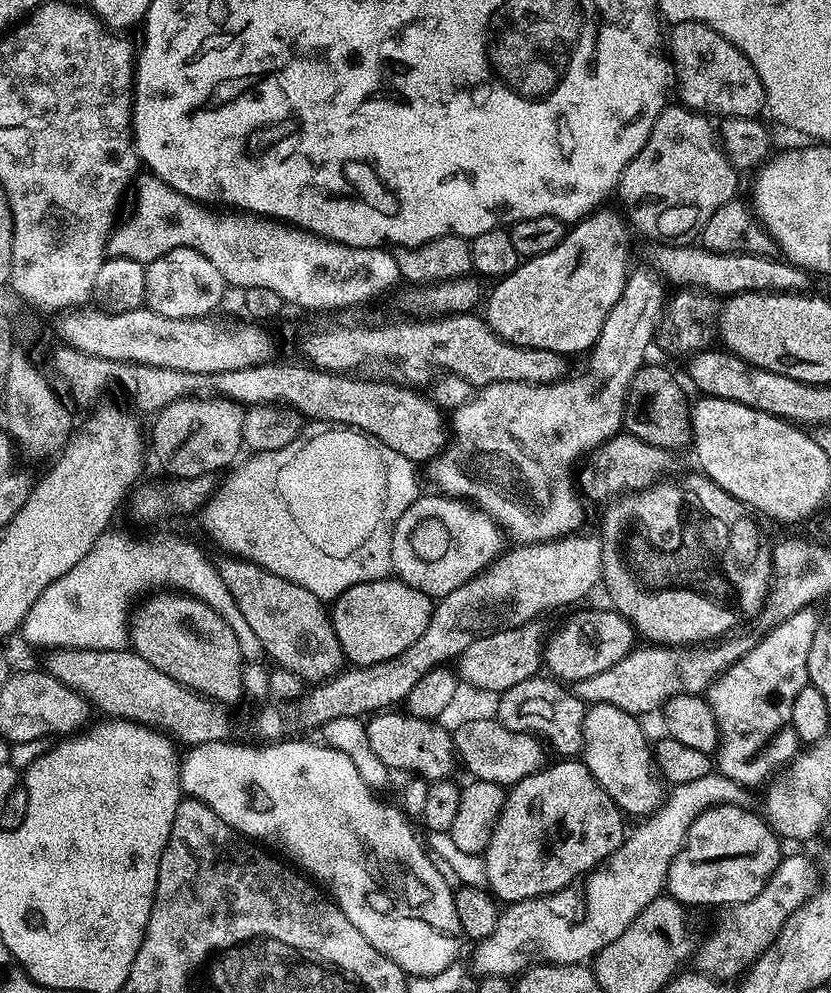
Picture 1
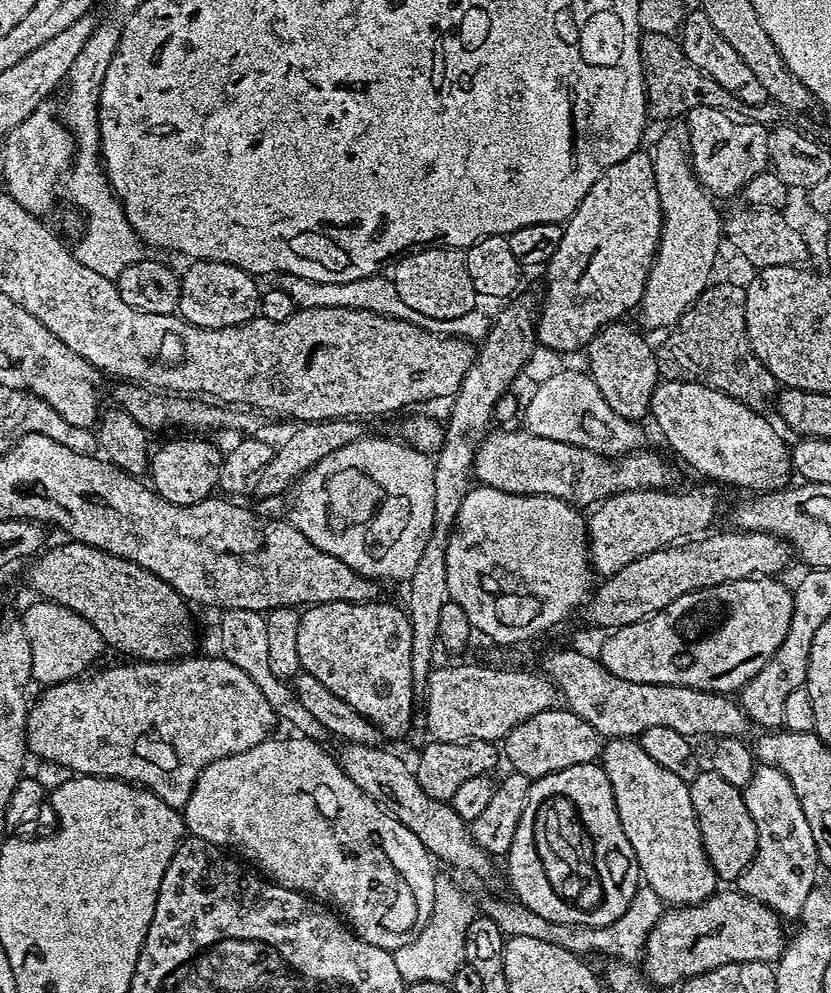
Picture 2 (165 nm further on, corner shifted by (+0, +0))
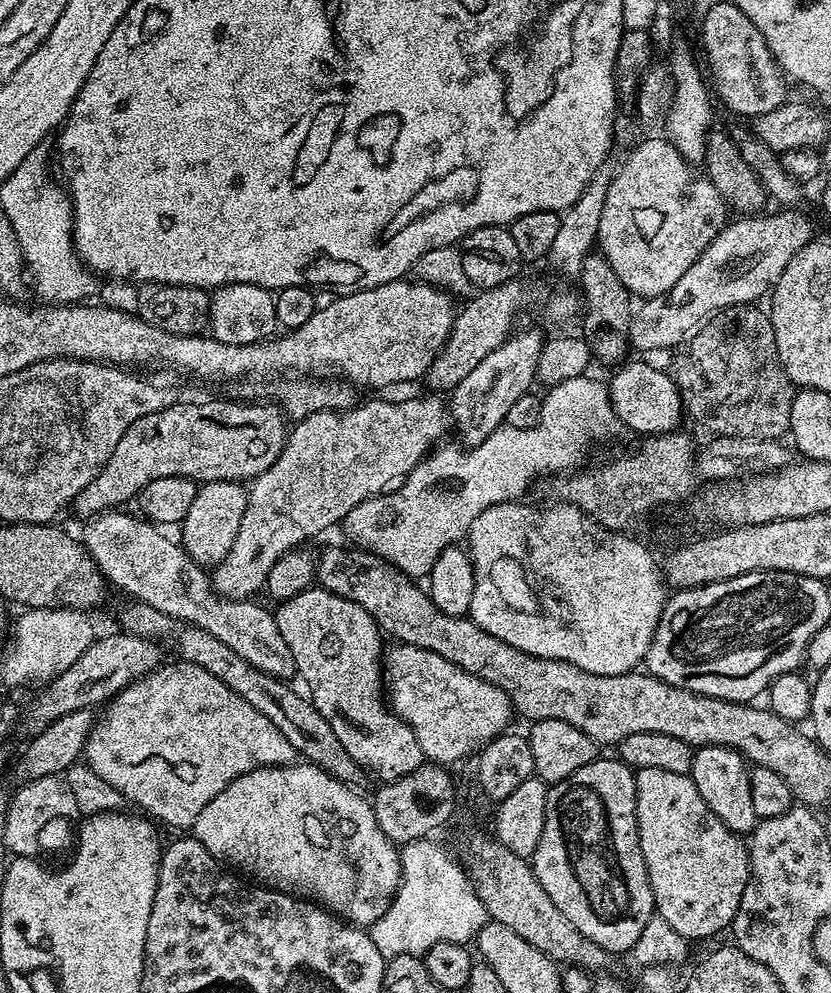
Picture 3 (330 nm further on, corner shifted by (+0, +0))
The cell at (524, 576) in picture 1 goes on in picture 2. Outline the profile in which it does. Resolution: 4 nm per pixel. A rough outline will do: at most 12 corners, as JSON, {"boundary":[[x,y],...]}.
{"boundary":[[717,485],[647,488],[599,501],[586,520],[607,578],[703,533]]}

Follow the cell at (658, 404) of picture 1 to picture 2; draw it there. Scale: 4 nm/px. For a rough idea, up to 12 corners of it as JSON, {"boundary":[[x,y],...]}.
{"boundary":[[628,322],[589,342],[587,371],[610,410],[640,422],[662,377]]}

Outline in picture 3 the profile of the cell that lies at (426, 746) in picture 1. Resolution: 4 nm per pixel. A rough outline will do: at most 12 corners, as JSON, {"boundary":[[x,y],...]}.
{"boundary":[[124,510],[82,543],[105,581],[288,682],[294,654],[255,599],[223,600],[157,525]]}

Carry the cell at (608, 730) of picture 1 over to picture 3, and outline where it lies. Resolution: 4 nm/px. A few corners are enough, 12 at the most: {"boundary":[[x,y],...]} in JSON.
{"boundary":[[639,769],[656,912],[731,929],[752,861],[691,775]]}

